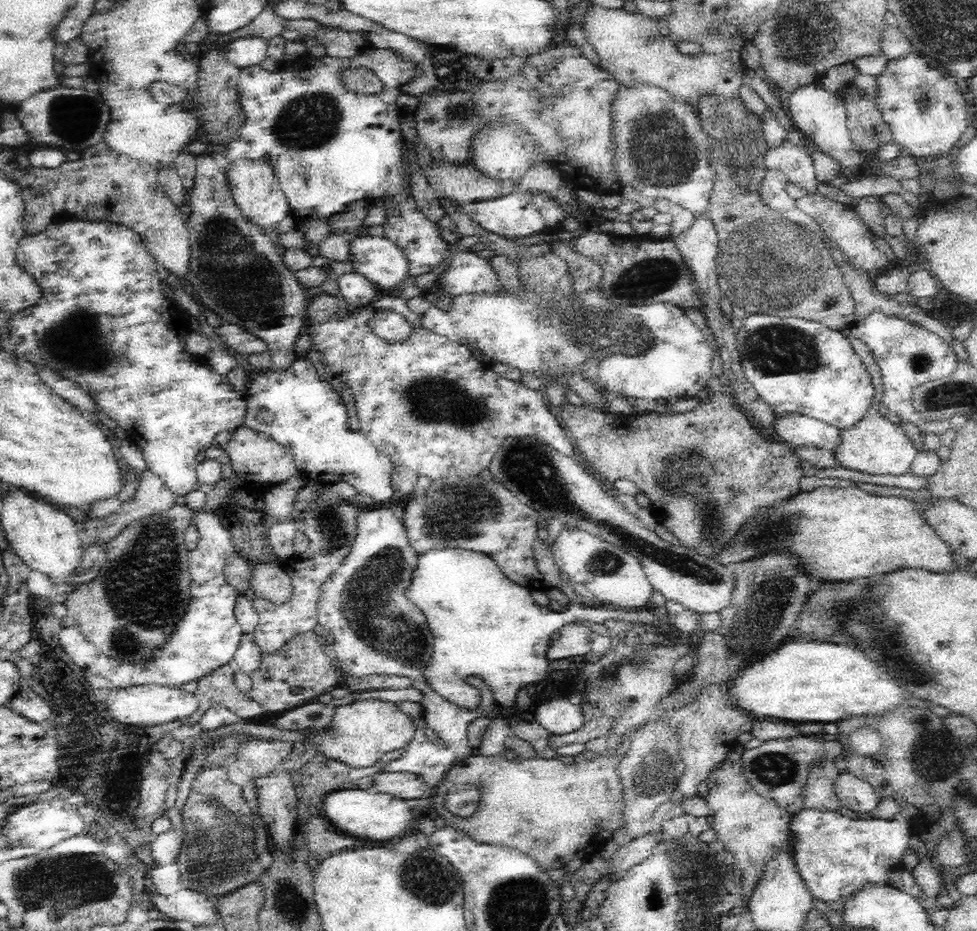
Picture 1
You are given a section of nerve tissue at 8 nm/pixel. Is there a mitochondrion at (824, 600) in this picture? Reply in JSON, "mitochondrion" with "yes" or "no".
{"mitochondrion":"yes"}

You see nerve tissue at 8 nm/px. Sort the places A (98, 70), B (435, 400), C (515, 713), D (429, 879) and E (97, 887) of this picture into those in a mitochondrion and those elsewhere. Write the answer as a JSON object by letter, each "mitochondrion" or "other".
{"A":"other","B":"mitochondrion","C":"other","D":"mitochondrion","E":"mitochondrion"}

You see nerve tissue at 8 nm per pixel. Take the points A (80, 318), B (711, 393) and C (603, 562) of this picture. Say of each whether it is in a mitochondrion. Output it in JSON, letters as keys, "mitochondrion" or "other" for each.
{"A":"mitochondrion","B":"other","C":"mitochondrion"}

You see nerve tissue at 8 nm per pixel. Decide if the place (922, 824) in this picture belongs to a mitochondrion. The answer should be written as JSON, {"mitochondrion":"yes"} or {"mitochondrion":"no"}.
{"mitochondrion":"no"}

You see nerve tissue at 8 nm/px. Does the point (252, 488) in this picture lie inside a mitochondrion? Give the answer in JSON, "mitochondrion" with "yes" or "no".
{"mitochondrion":"no"}

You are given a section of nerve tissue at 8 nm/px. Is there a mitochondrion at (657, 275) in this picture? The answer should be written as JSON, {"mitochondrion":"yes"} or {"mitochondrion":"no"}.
{"mitochondrion":"yes"}

